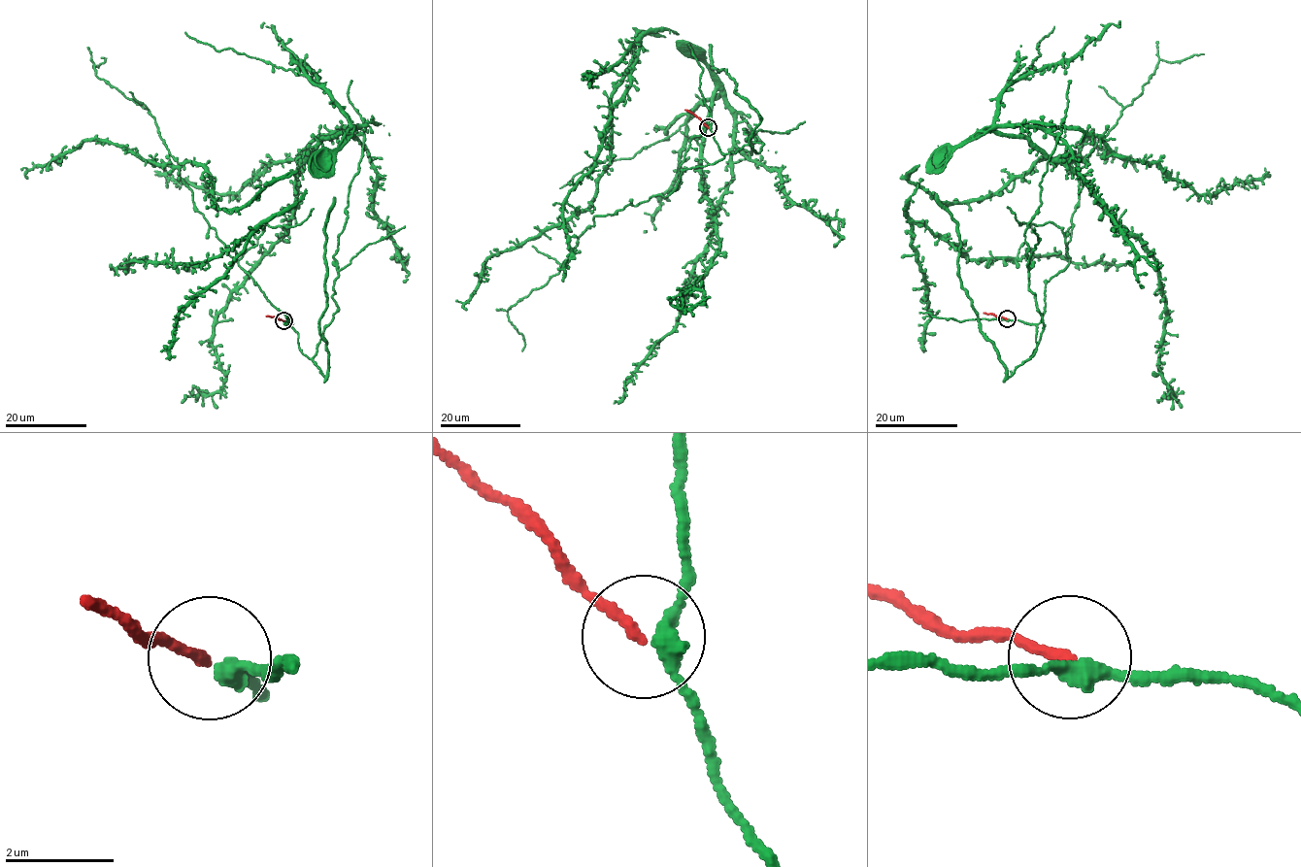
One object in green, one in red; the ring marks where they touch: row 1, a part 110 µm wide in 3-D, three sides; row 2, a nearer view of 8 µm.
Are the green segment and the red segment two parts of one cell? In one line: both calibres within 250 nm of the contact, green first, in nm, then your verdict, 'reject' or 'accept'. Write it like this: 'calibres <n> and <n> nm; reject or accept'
calibres 280 and 190 nm; reject

